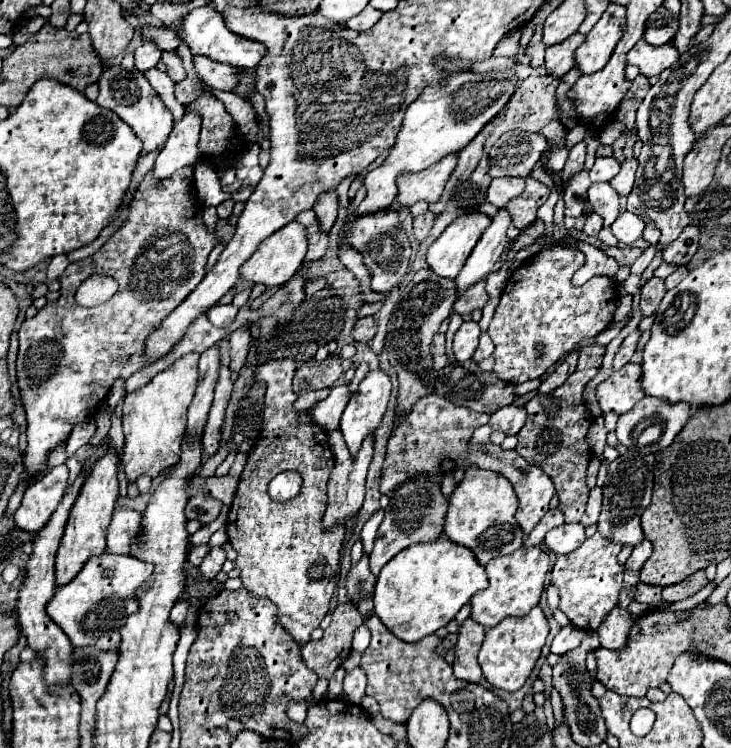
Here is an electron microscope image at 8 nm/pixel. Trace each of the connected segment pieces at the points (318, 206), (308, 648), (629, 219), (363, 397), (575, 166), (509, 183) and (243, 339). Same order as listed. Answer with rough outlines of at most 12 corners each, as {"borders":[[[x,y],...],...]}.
{"borders":[[[337,193],[319,195],[313,211],[321,231],[337,219]],[[337,605],[323,637],[303,647],[317,677],[333,677],[349,657],[363,617]],[[629,211],[611,225],[613,235],[627,245],[639,239],[643,219]],[[369,371],[339,429],[351,457],[379,429],[389,403],[387,373]],[[585,143],[571,147],[561,177],[567,179],[583,169]],[[521,177],[493,179],[487,199],[495,207],[505,203],[525,189]],[[239,327],[229,337],[231,365],[243,367],[251,335]]]}

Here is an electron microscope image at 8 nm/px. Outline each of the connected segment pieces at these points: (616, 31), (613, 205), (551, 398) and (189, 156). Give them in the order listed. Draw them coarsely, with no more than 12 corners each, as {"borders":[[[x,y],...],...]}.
{"borders":[[[609,3],[575,51],[581,75],[607,65],[623,39],[625,7]],[[593,183],[587,203],[607,227],[619,215],[619,195],[609,183]],[[605,347],[579,351],[575,373],[535,395],[515,451],[555,483],[565,523],[589,487],[591,427],[581,393]],[[185,113],[153,167],[167,179],[199,161],[201,117]]]}

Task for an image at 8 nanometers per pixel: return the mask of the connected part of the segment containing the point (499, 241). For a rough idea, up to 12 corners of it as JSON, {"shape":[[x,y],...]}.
{"shape":[[499,209],[465,267],[457,297],[485,281],[507,249],[511,215]]}

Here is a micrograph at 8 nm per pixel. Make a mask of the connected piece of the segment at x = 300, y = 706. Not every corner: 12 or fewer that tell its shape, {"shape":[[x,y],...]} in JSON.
{"shape":[[305,699],[303,703],[287,705],[287,715],[295,723],[305,721],[307,705],[313,699]]}

